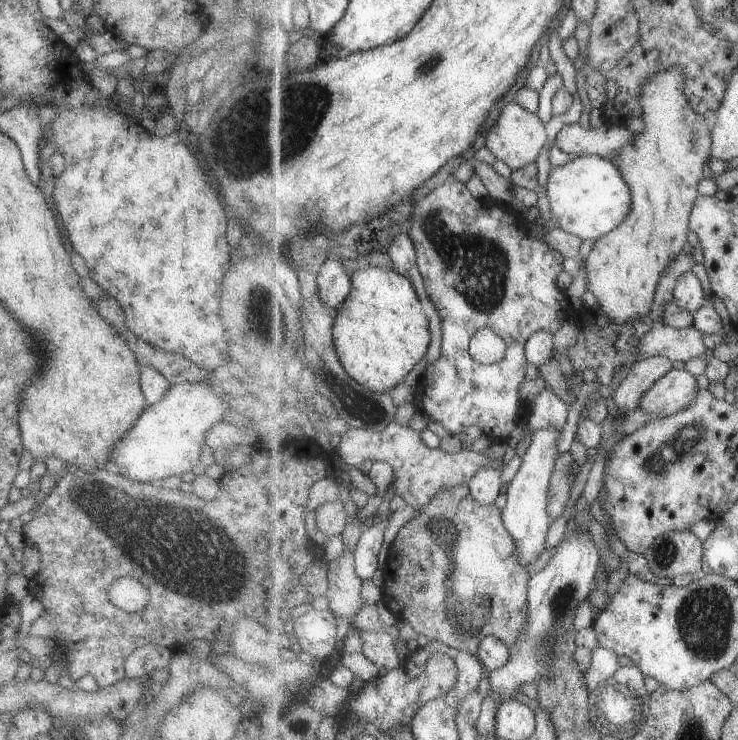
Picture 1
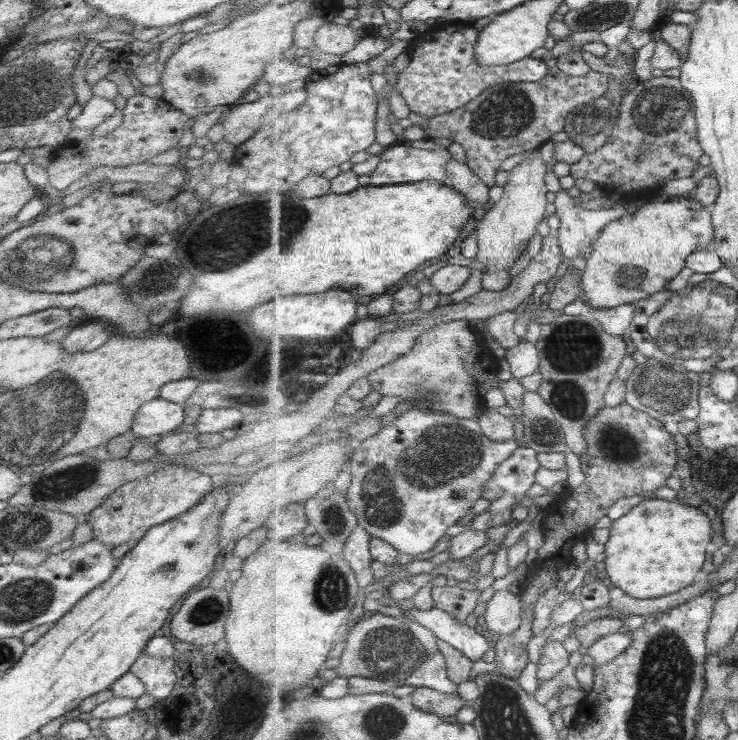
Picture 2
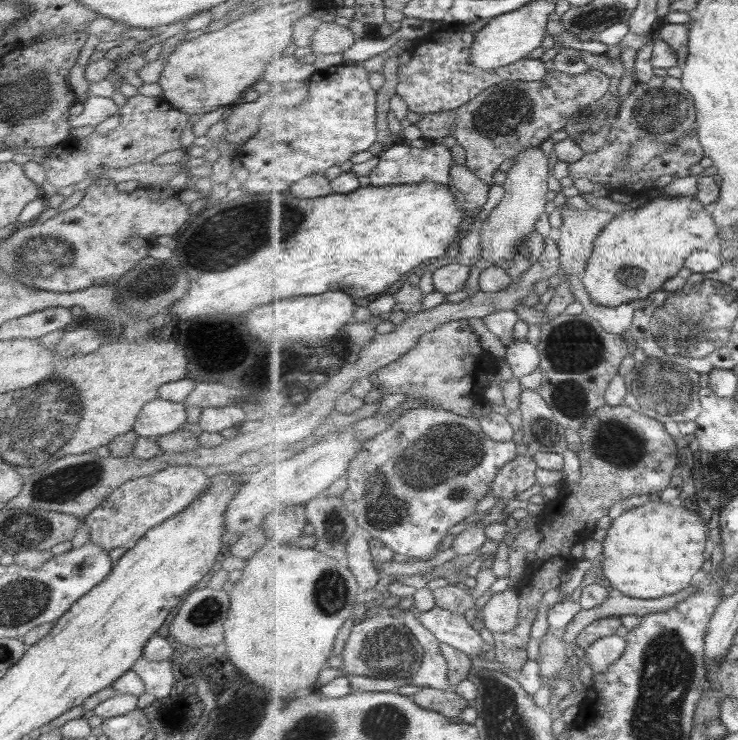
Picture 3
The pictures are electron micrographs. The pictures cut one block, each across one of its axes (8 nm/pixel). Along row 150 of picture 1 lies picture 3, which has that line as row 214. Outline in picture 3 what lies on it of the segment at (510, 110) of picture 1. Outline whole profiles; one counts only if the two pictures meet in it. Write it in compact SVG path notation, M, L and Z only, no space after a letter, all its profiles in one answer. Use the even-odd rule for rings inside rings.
M540 147L523 150L516 157L514 163L506 172L504 187L505 196L499 207L491 213L489 221L485 223L482 230L481 258L492 262L491 267L502 267L504 260L513 258L516 253L518 242L527 238L535 231L535 222L539 216L545 213L547 206L547 192L549 192L549 175L552 168L549 168L549 158Z

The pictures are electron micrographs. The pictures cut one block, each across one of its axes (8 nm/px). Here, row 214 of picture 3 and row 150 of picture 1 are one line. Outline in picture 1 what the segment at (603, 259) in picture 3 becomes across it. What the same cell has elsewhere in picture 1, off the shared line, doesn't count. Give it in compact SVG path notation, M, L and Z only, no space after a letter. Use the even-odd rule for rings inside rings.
M679 66L675 68L669 68L665 72L659 72L655 76L651 76L651 80L647 80L647 84L641 88L641 96L639 96L641 103L641 110L646 127L643 132L637 133L637 136L633 138L631 144L627 144L625 148L621 148L618 151L618 157L613 160L621 170L623 170L623 176L625 180L629 180L631 184L631 190L633 190L633 208L631 208L631 214L625 218L625 222L621 226L617 226L612 232L609 232L606 236L599 238L588 257L585 258L587 264L588 286L587 289L598 300L601 310L607 314L607 318L613 322L613 325L623 326L628 325L633 320L643 320L649 316L654 306L654 299L657 288L663 278L667 268L671 268L671 262L677 262L677 258L681 256L681 252L686 250L687 236L691 232L690 217L694 211L695 202L698 200L699 195L699 182L705 177L705 162L712 156L712 130L707 124L707 119L699 114L695 114L695 110L691 108L691 104L685 96L685 74Z

